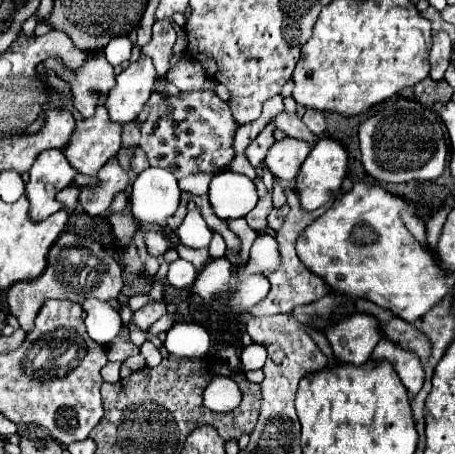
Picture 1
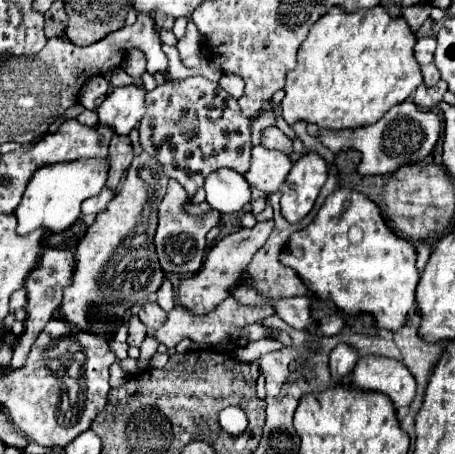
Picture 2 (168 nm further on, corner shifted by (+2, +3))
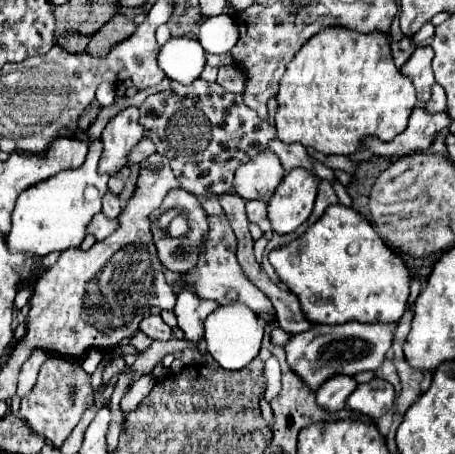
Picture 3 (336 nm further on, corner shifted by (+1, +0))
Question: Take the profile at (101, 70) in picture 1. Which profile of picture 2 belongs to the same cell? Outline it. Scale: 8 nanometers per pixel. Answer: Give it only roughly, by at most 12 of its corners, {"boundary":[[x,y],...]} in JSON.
{"boundary":[[118,67],[112,72],[111,84],[114,88],[128,84],[143,84],[141,78],[128,76]]}

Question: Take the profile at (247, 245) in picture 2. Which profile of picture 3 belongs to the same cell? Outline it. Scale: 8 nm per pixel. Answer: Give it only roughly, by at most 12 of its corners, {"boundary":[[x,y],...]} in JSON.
{"boundary":[[177,295],[173,311],[187,341],[203,339],[203,321],[219,303]]}

